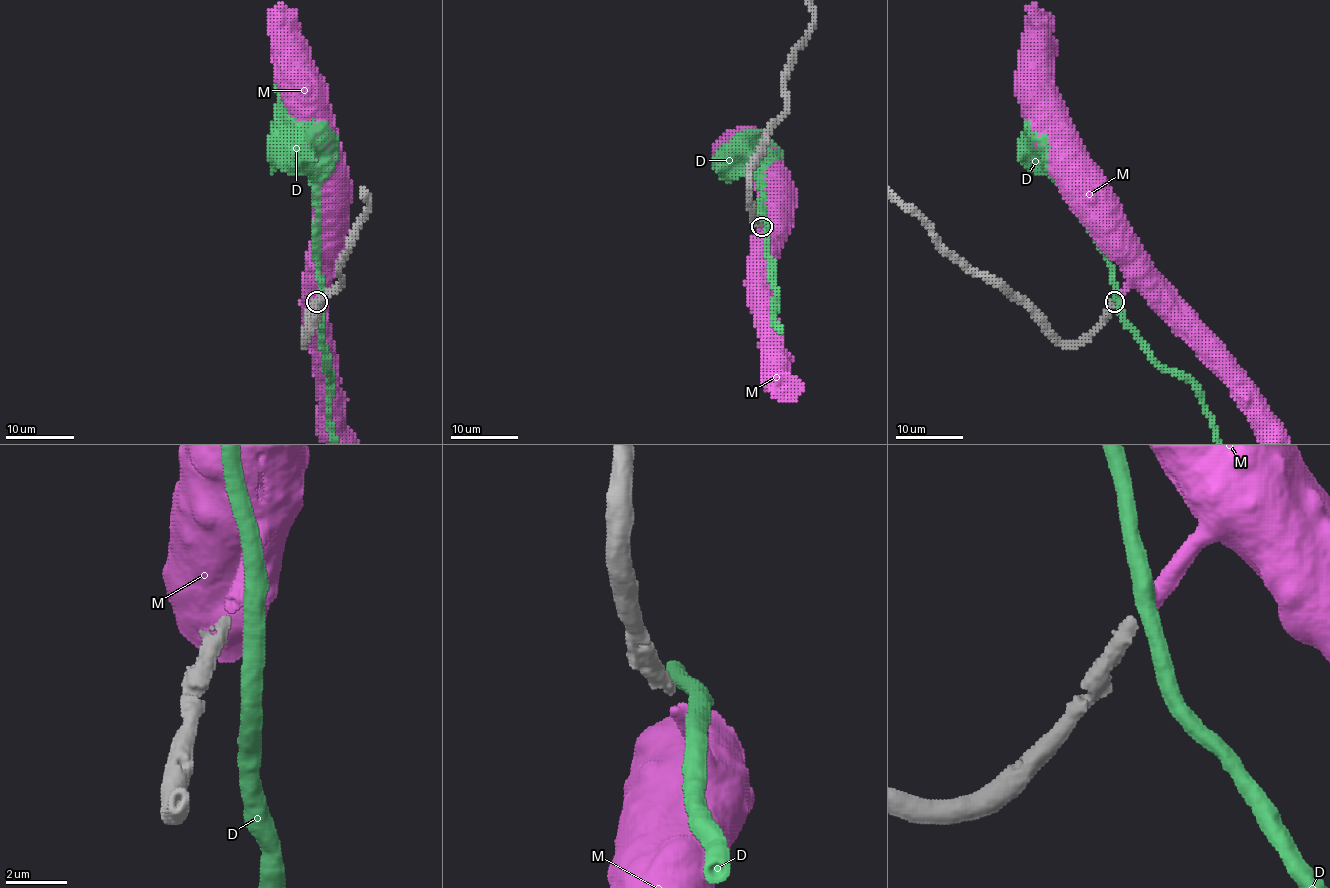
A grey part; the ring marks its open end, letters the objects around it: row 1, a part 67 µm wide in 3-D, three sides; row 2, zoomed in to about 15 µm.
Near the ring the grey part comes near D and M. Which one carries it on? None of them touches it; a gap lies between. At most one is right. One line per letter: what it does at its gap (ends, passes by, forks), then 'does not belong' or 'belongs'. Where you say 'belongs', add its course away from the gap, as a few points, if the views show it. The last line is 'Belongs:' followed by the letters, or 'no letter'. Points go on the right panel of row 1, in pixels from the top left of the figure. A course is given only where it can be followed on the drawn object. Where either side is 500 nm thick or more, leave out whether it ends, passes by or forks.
D: does not belong
M: it ends; belongs
Belongs: M

